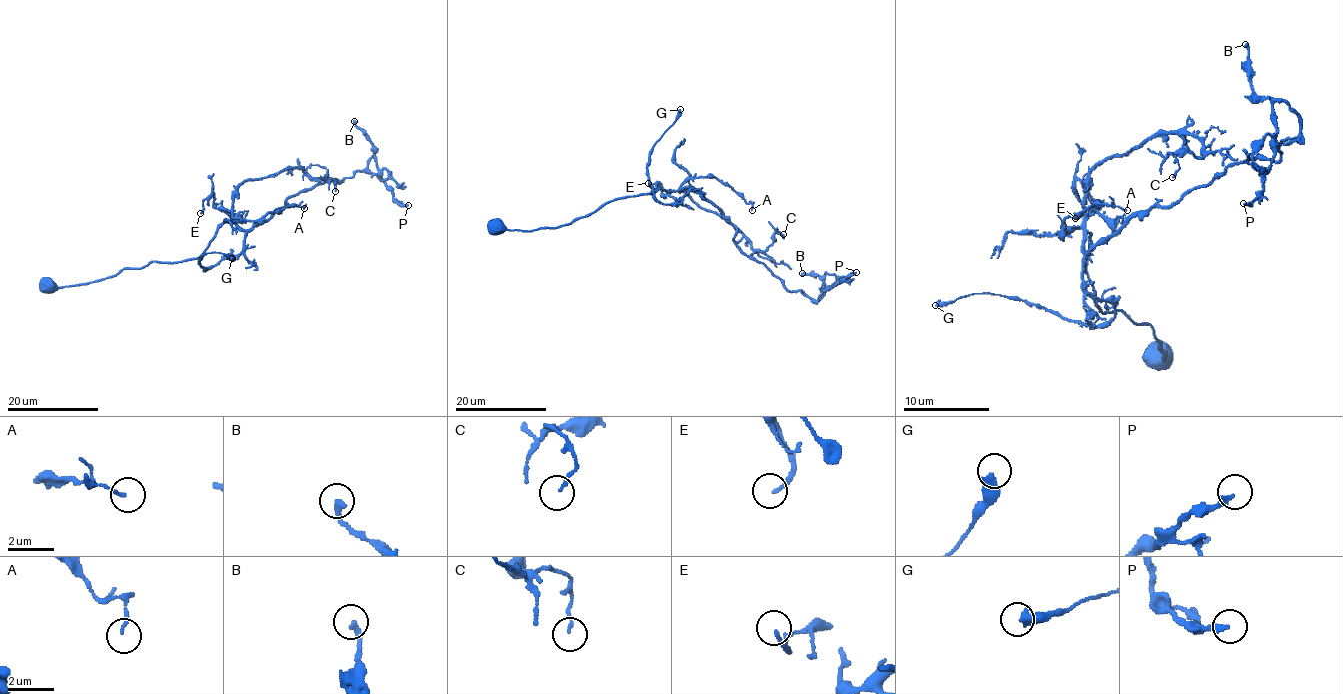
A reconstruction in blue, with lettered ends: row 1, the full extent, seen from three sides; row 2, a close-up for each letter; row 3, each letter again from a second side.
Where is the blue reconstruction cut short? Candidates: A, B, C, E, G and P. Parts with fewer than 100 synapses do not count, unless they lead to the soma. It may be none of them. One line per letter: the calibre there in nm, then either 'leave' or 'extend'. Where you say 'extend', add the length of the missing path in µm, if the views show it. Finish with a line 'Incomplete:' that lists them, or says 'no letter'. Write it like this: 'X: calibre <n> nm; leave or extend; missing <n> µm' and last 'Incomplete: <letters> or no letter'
A: calibre 110 nm; leave
B: calibre 240 nm; leave
C: calibre 110 nm; leave
E: calibre 170 nm; leave
G: calibre 460 nm; leave
P: calibre 240 nm; leave
Incomplete: no letter

